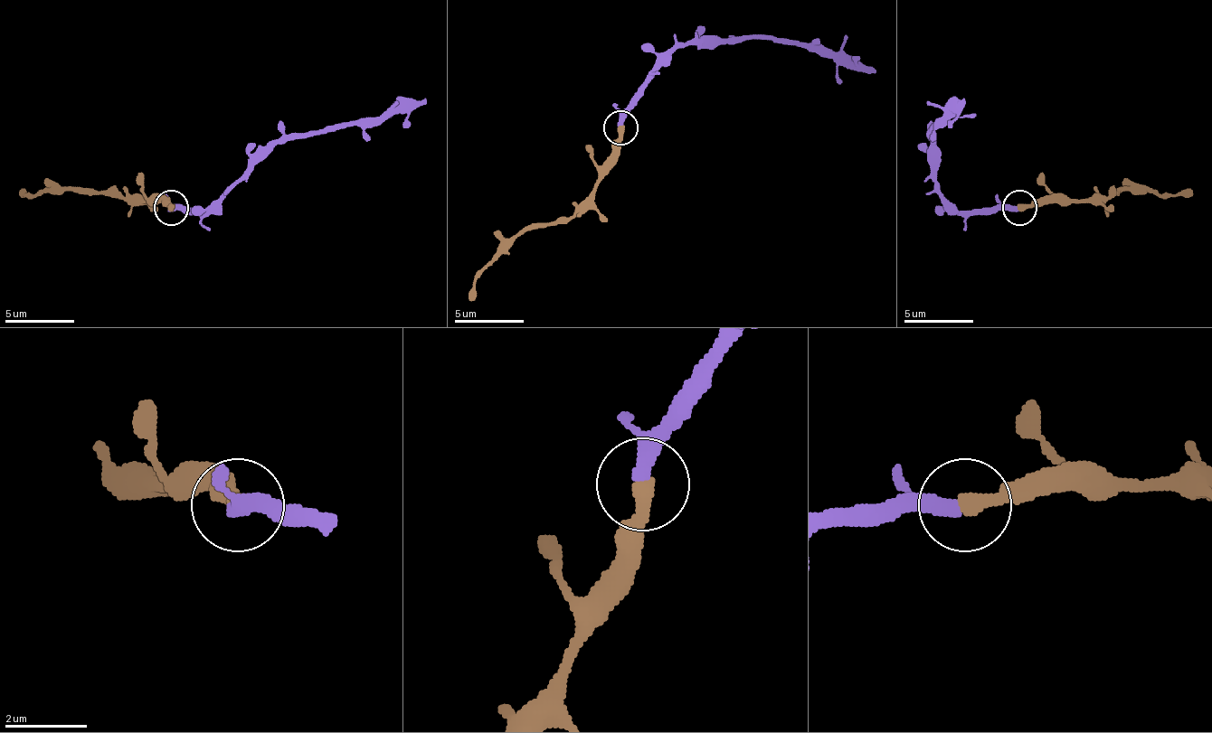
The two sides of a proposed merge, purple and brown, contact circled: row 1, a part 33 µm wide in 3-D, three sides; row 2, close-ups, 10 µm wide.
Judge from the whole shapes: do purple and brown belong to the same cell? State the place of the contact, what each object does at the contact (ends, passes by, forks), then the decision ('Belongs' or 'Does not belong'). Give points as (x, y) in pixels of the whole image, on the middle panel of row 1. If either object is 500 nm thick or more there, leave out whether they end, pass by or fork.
Place: (620, 127). At the ring purple passes by. At the ring brown ends. Belongs

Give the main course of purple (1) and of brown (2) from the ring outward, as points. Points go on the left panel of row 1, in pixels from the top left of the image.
1: (172, 207), (211, 211), (277, 144), (298, 137), (371, 126), (426, 98)
2: (172, 207), (168, 203), (127, 203), (117, 192), (40, 189), (25, 196), (19, 189)

